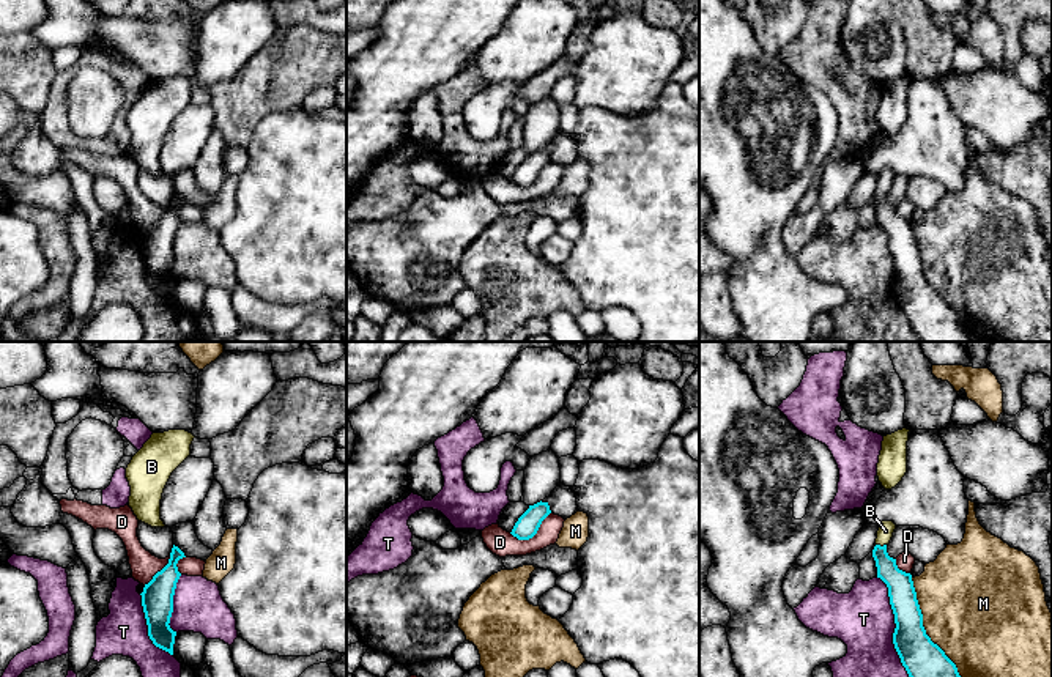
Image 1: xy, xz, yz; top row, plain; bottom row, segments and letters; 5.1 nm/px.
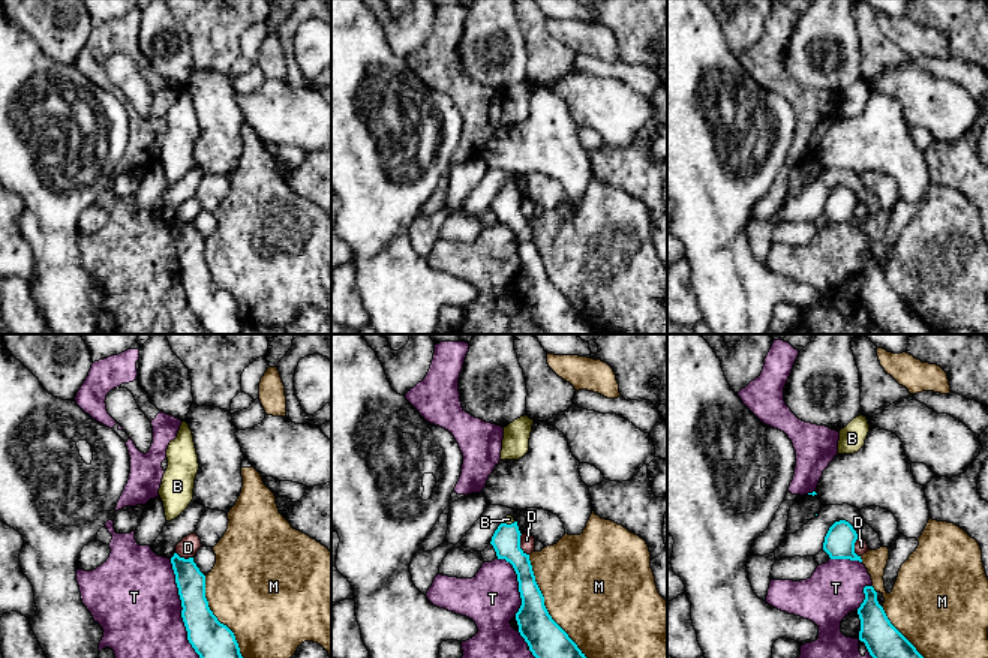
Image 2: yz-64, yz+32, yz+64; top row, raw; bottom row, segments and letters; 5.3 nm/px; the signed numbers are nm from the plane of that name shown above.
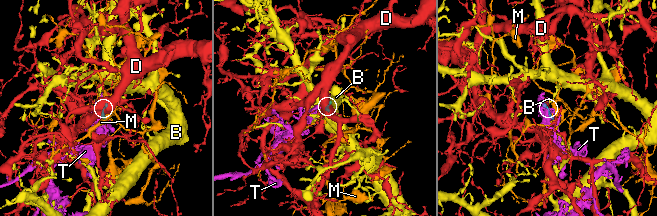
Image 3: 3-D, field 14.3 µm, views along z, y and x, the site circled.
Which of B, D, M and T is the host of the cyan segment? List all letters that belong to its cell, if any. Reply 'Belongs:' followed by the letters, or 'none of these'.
Belongs: B

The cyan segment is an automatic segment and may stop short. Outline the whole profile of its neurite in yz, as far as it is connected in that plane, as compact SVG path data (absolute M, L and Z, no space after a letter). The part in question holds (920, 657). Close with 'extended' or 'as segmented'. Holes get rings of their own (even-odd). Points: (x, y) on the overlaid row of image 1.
M879 524L872 557L877 578L888 587L895 614L893 644L909 677L961 677L956 664L931 641L923 627L923 614L917 600L912 575L898 568L896 559L887 553L896 524Z | extended

